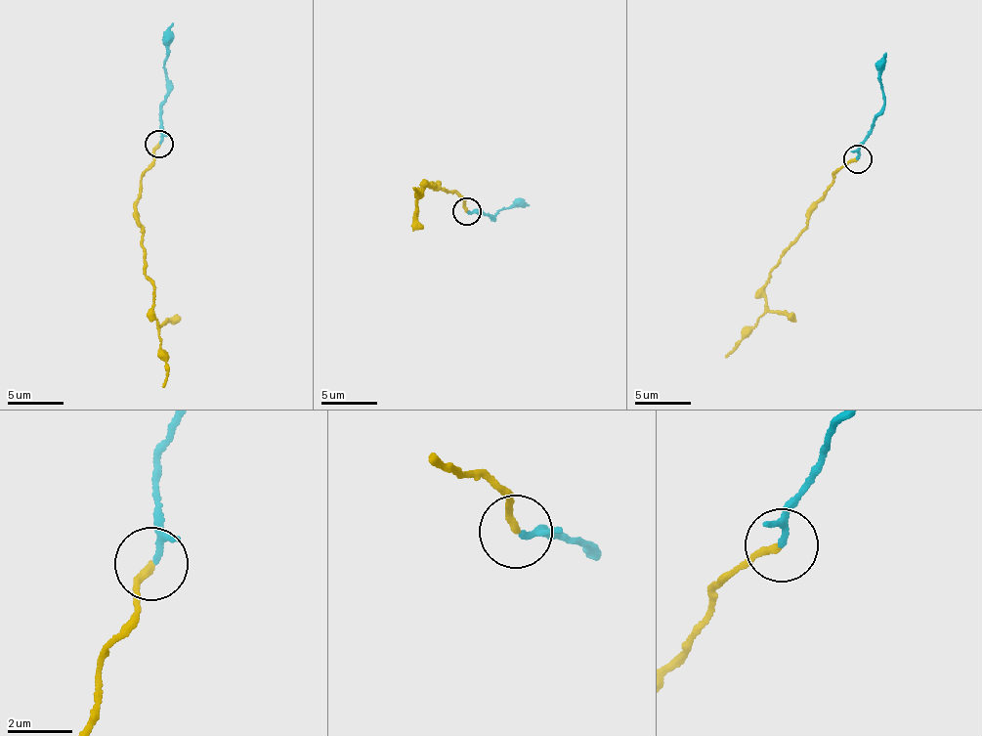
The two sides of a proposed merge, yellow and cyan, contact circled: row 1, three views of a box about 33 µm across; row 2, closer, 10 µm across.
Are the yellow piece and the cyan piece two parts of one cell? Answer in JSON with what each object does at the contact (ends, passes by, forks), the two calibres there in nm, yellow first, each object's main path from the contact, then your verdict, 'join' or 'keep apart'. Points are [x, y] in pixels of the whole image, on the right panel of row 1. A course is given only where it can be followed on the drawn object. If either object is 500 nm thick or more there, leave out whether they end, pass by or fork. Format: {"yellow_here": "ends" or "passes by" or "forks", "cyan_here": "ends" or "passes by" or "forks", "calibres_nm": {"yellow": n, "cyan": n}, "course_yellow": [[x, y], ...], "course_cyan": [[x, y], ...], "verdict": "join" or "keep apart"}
{"yellow_here": "ends", "cyan_here": "passes by", "calibres_nm": {"yellow": 200, "cyan": 120}, "course_yellow": [[857, 157], [837, 171], [825, 197], [809, 214], [807, 228], [769, 272], [762, 295], [766, 313], [724, 358]], "course_cyan": [[855, 158], [858, 143], [870, 132], [873, 118], [885, 106], [881, 65], [884, 52]], "verdict": "join"}

